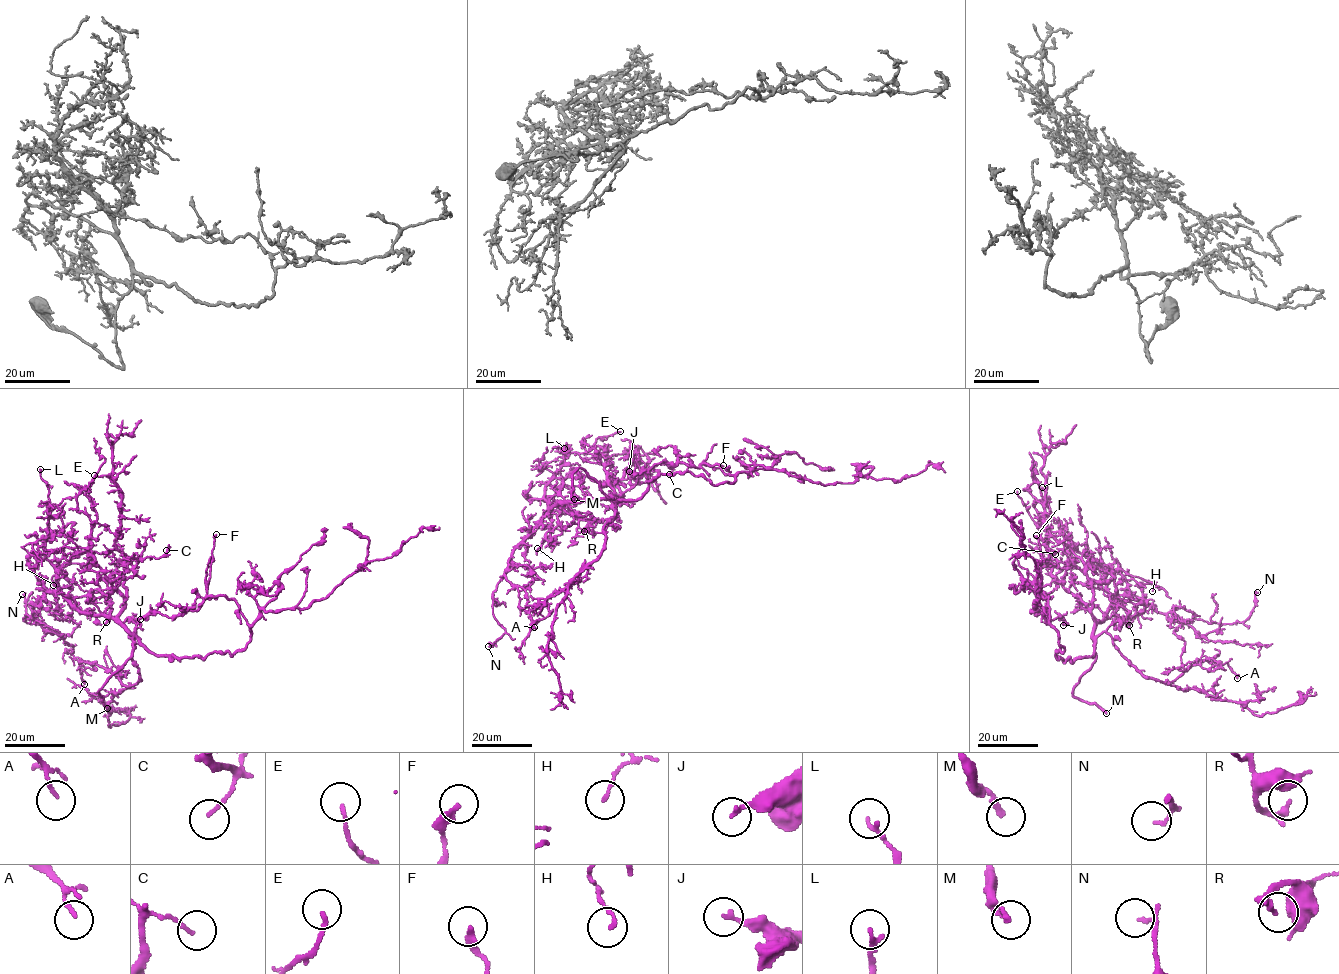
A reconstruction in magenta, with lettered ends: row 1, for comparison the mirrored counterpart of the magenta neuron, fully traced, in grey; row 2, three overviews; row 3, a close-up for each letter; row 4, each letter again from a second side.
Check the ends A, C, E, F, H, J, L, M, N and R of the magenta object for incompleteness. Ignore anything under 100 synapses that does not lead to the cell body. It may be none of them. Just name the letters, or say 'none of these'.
M

